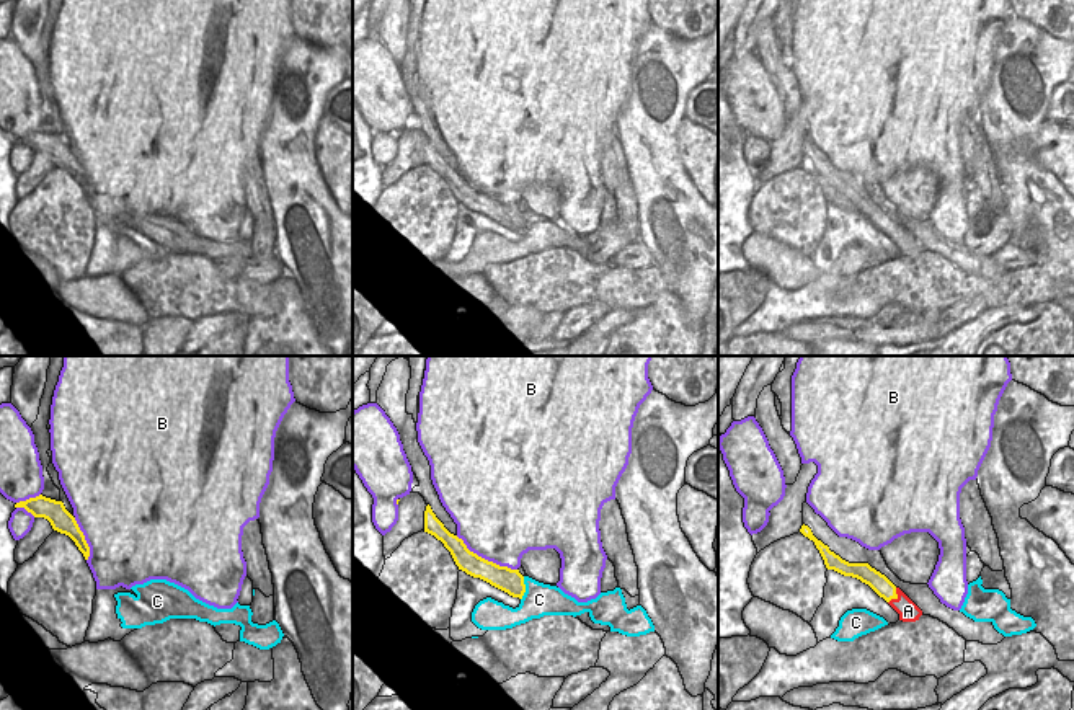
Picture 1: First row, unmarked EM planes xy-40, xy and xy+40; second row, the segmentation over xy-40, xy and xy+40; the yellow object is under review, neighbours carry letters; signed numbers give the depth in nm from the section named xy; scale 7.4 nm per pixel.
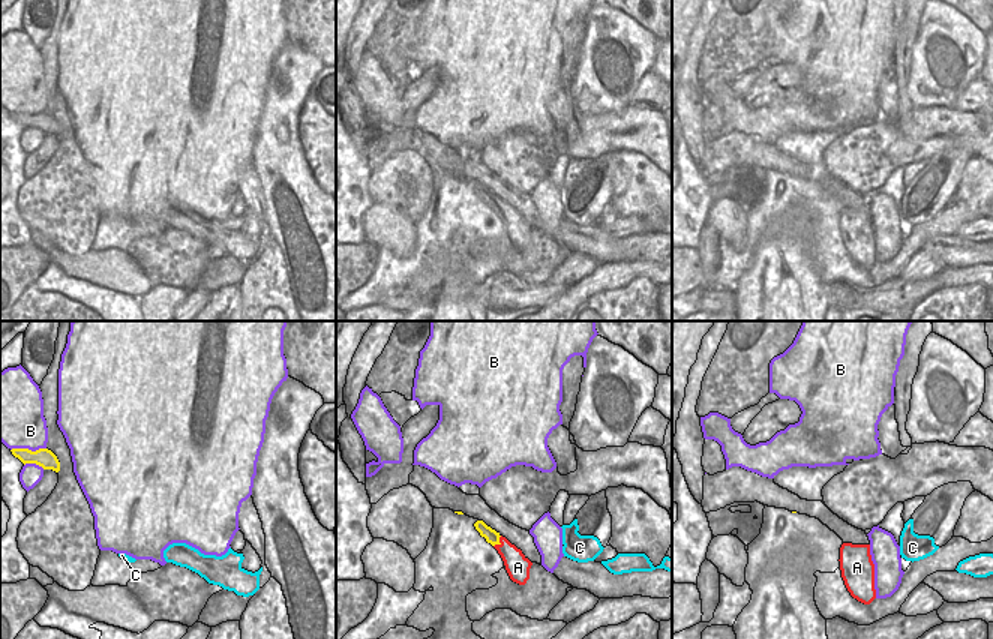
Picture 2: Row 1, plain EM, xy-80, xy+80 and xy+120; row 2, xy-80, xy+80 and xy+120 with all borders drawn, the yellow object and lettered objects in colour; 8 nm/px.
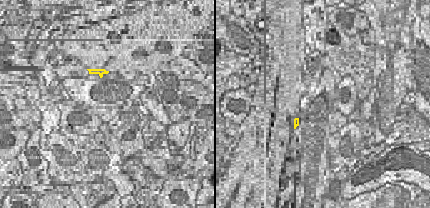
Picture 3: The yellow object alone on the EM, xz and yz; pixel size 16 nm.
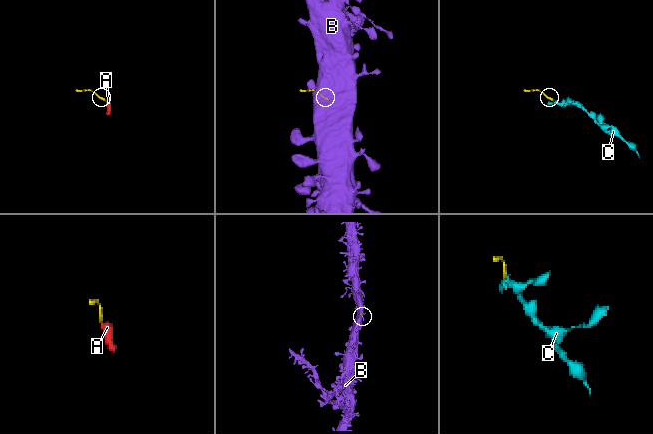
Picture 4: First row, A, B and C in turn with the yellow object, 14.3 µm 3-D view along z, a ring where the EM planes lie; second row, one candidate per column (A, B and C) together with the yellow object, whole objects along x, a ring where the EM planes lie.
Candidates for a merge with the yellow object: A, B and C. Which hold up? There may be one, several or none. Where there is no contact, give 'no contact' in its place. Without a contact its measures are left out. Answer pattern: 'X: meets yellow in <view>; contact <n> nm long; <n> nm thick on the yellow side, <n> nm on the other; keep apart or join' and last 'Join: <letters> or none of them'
A: meets yellow in xy+40; contact 140 nm long; 140 nm thick on the yellow side, 150 nm on the other; keep apart
B: meets yellow in xy; contact 500 nm long; 170 nm thick on the yellow side, 500 nm on the other; keep apart
C: meets yellow in xy; contact 180 nm long; 180 nm thick on the yellow side, 240 nm on the other; join
Join: C

